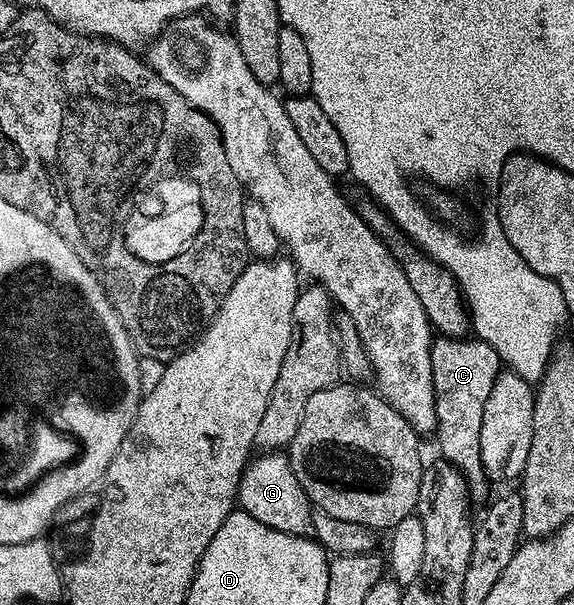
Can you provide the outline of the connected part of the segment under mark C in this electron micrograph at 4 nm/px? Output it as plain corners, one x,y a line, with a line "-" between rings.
438,336
431,347
431,371
437,416
435,438
441,448
440,456
465,476
472,500
484,502
487,476
480,459
480,427
484,404
496,377
503,371
501,356
487,343
476,339

